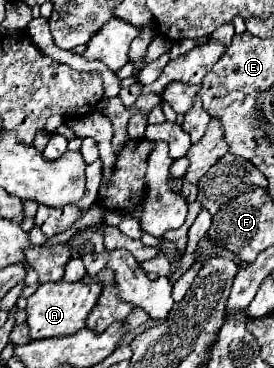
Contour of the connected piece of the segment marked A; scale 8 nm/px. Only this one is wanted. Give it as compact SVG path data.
M65 279L57 283L43 283L29 299L27 299L27 325L31 331L31 339L47 339L47 337L67 337L85 327L85 319L97 303L101 291L101 283L69 283Z

